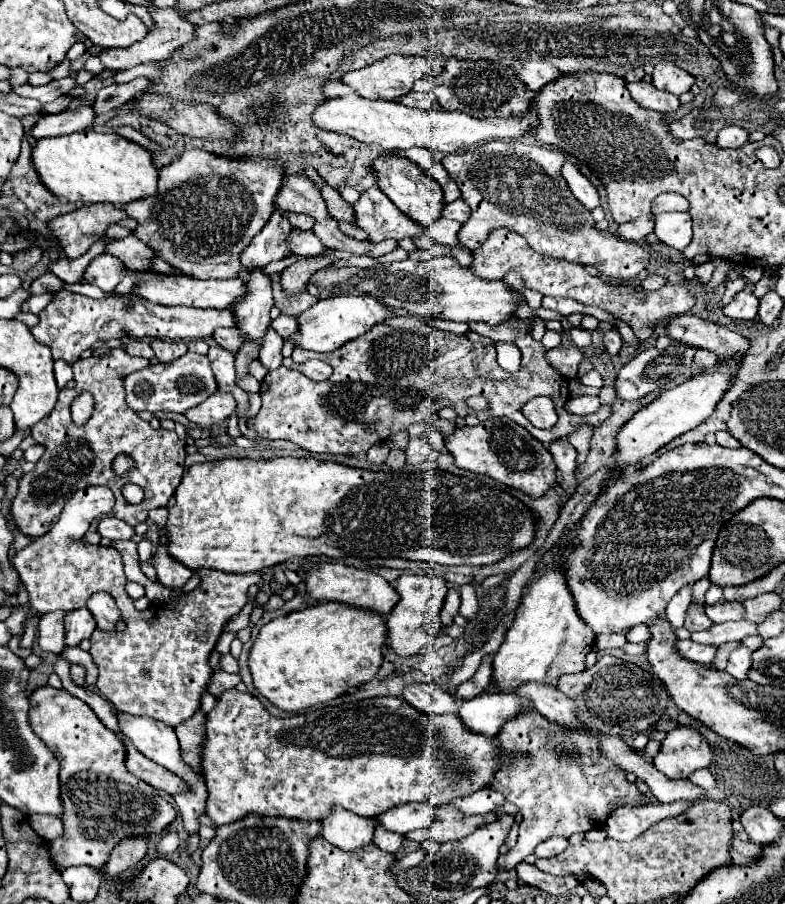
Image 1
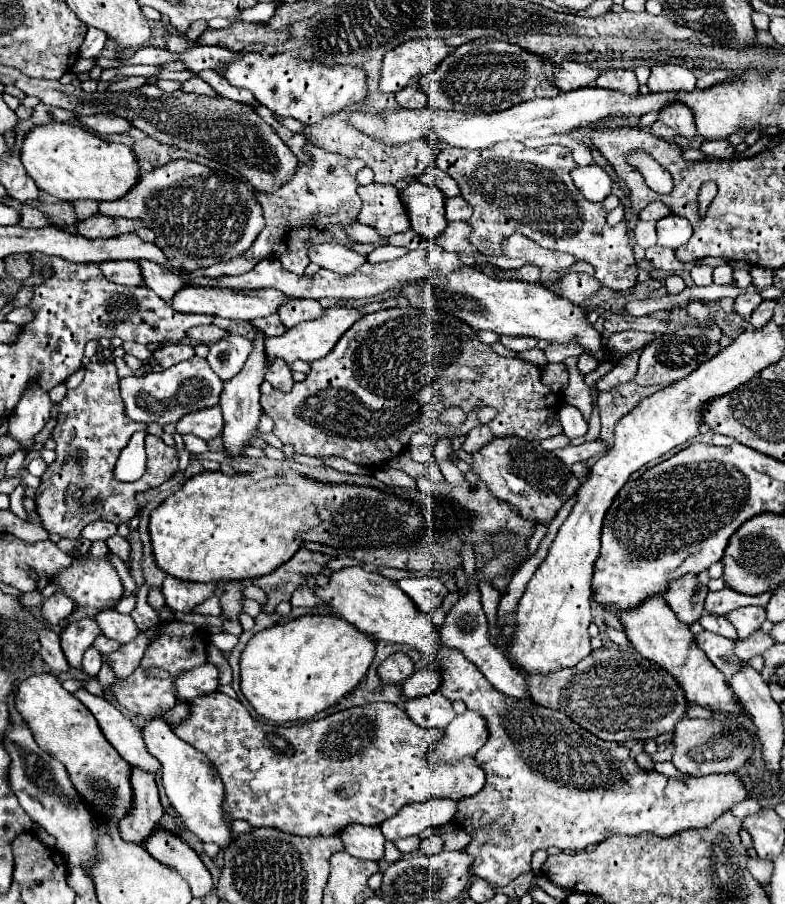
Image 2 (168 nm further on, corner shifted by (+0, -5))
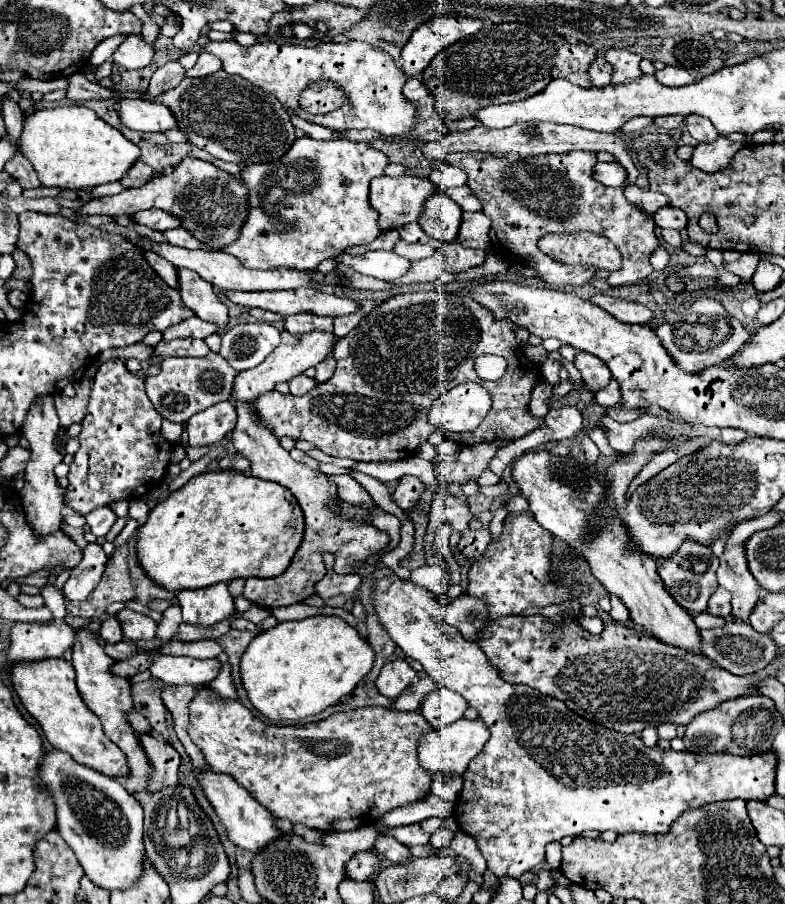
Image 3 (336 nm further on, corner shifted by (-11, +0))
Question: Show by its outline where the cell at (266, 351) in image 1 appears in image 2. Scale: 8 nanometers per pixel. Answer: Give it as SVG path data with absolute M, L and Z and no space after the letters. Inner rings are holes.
M277 359L277 363L273 363L273 367L269 367L265 379L279 391L289 393L293 389L293 377L291 377L291 369L287 363L281 363L281 359Z

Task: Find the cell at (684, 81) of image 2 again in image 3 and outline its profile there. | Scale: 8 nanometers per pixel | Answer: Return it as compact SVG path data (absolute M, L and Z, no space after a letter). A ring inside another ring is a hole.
M664 66L654 76L664 86L686 86L686 84L696 82L696 76L694 74L690 74L684 68L676 68L676 66Z

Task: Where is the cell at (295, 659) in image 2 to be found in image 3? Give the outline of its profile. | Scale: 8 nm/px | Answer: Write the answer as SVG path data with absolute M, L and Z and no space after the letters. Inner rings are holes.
M312 616L298 622L280 622L258 634L246 648L240 674L252 706L270 720L300 720L338 704L374 666L374 648L346 620L338 616Z

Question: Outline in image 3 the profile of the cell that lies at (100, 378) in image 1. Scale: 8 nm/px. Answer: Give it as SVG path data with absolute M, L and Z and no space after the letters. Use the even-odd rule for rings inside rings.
M120 358L104 362L94 376L88 412L82 420L80 450L76 452L70 472L64 504L86 516L98 506L110 506L118 500L146 496L154 490L170 464L174 446L160 432L162 418L144 392L144 380L132 374Z

